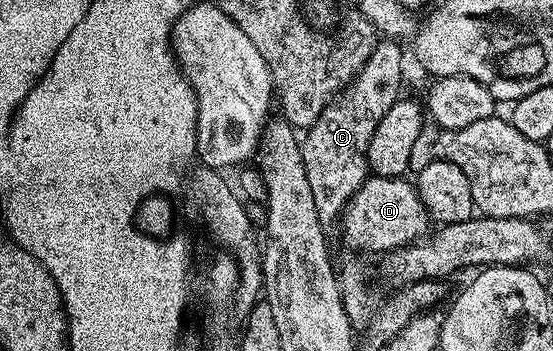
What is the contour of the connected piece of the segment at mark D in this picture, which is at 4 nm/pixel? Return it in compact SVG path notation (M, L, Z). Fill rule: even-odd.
M379 175L366 179L341 212L341 239L353 251L388 253L430 234L431 220L416 186L408 178Z

